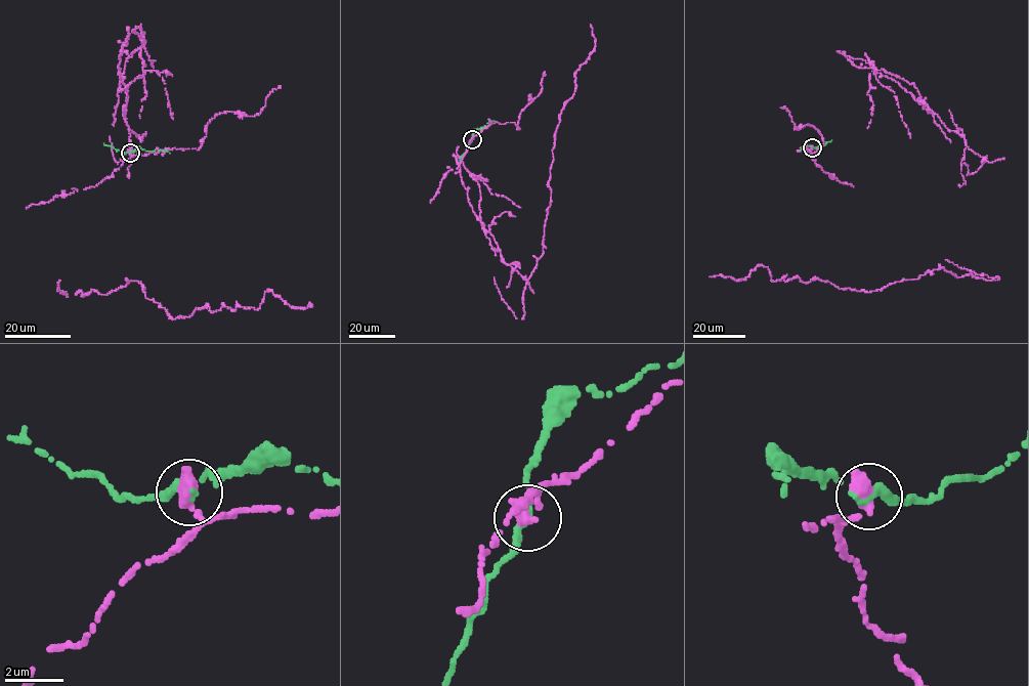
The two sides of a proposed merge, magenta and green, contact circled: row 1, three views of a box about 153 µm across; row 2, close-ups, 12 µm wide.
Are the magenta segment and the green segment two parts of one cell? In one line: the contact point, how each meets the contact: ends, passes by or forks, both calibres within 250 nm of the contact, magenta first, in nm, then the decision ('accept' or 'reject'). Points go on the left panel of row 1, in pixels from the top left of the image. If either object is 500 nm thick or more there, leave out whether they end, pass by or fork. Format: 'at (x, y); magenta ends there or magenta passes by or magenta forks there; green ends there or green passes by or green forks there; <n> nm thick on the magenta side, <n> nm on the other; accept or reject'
at (130, 153); 550 nm thick on the magenta side, 240 nm on the other; reject

